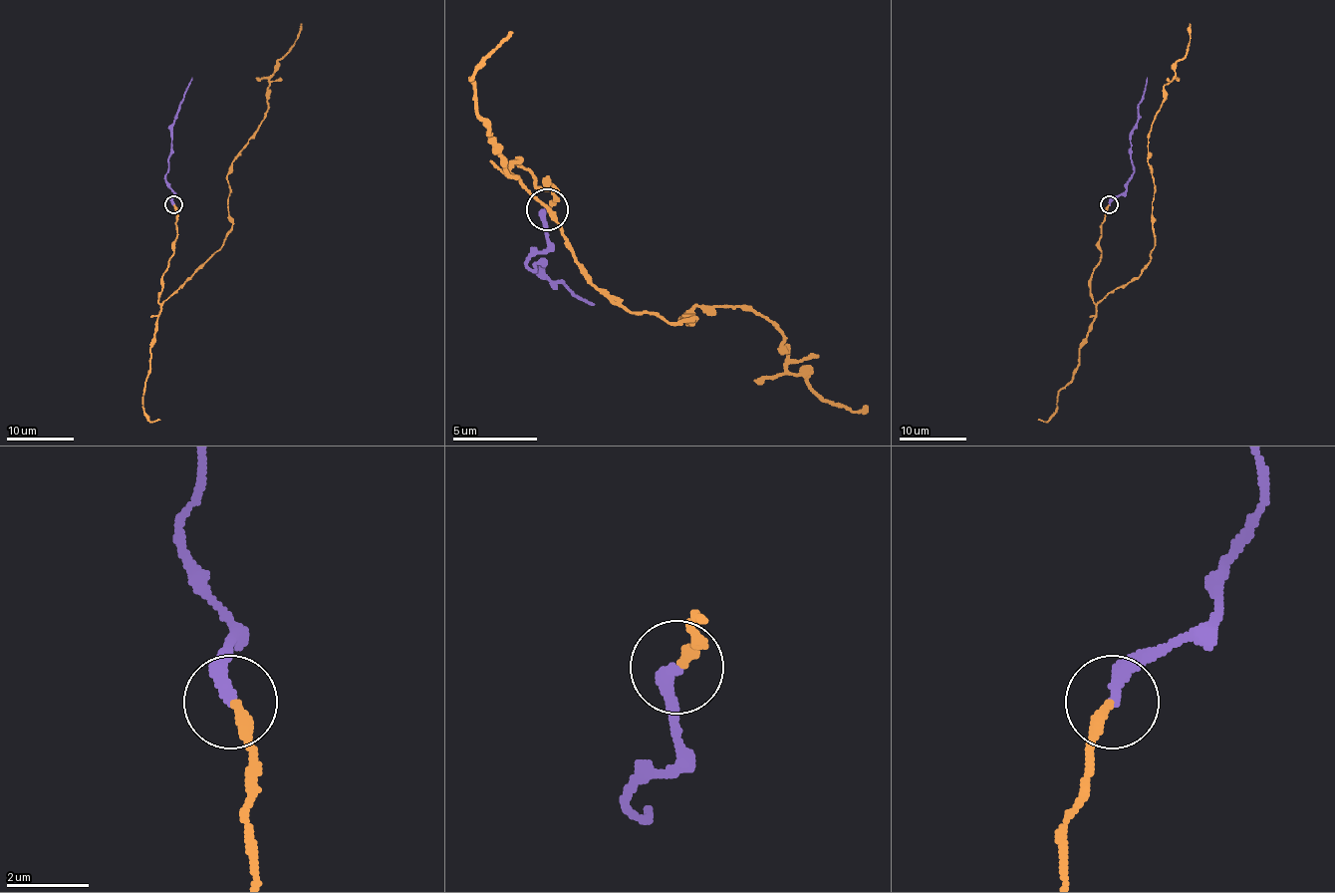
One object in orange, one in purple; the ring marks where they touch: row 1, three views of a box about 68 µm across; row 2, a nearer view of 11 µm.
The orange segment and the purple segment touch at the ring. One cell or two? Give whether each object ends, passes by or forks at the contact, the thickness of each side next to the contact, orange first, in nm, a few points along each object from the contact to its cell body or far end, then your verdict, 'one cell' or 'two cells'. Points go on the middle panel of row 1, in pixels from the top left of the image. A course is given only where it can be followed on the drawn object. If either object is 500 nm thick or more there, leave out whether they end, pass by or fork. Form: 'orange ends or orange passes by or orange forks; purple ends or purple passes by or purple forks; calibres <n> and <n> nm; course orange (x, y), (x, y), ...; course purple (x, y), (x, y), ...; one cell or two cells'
orange ends; purple ends; calibres 280 and 320 nm; course orange (548, 210), (556, 189), (514, 163), (599, 290), (670, 324), (699, 307), (763, 316), (788, 371), (869, 409); course purple (548, 210), (548, 244), (527, 265), (535, 269), (544, 261), (552, 282), (594, 303); one cell

